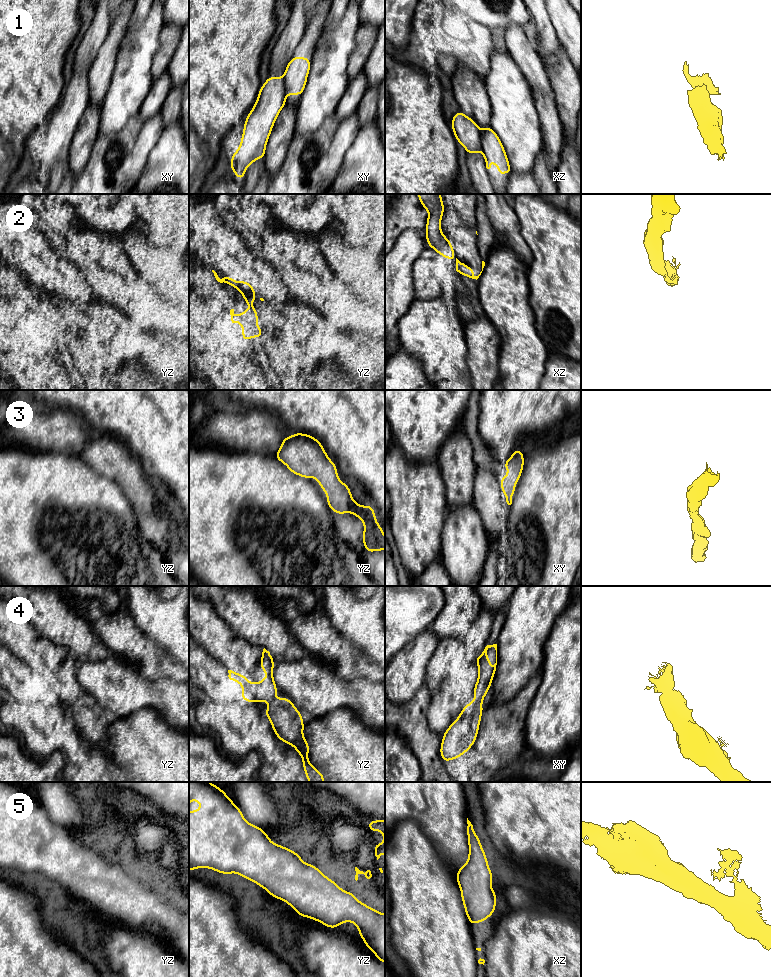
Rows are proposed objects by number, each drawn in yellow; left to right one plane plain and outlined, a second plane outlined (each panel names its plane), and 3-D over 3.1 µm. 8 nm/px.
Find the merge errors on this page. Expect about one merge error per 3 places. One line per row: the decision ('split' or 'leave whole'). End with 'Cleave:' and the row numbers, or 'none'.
1: split
2: split
3: leave whole
4: leave whole
5: leave whole
Cleave: 1, 2

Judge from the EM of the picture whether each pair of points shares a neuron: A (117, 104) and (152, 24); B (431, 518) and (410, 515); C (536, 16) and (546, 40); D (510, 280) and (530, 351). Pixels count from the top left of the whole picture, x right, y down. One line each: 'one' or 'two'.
A: one
B: one
C: one
D: one

